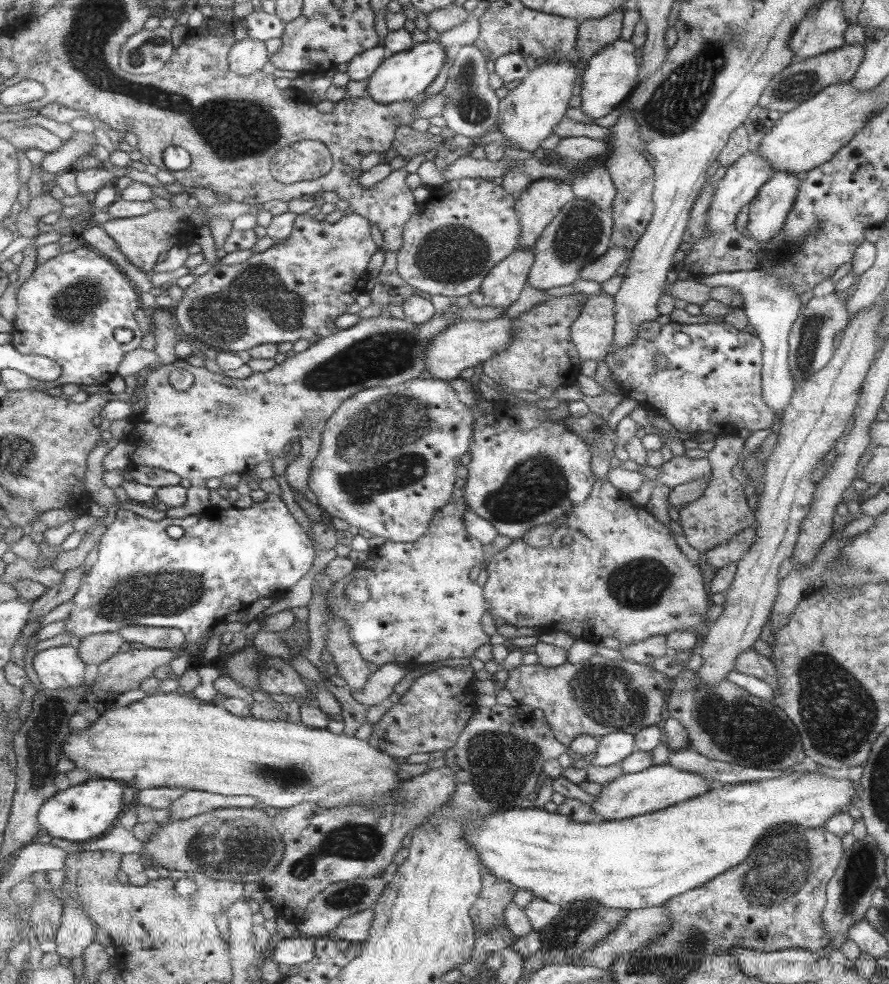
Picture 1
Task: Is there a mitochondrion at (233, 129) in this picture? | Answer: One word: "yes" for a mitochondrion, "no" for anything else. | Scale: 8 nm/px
yes

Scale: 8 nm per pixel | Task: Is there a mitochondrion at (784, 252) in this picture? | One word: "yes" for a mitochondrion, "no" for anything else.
yes

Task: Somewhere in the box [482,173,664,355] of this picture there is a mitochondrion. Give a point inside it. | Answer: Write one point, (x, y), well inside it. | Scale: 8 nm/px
(577, 238)

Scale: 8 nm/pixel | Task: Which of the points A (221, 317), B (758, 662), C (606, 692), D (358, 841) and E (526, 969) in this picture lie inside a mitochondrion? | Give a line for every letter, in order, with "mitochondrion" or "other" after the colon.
A: mitochondrion
B: other
C: mitochondrion
D: mitochondrion
E: other

